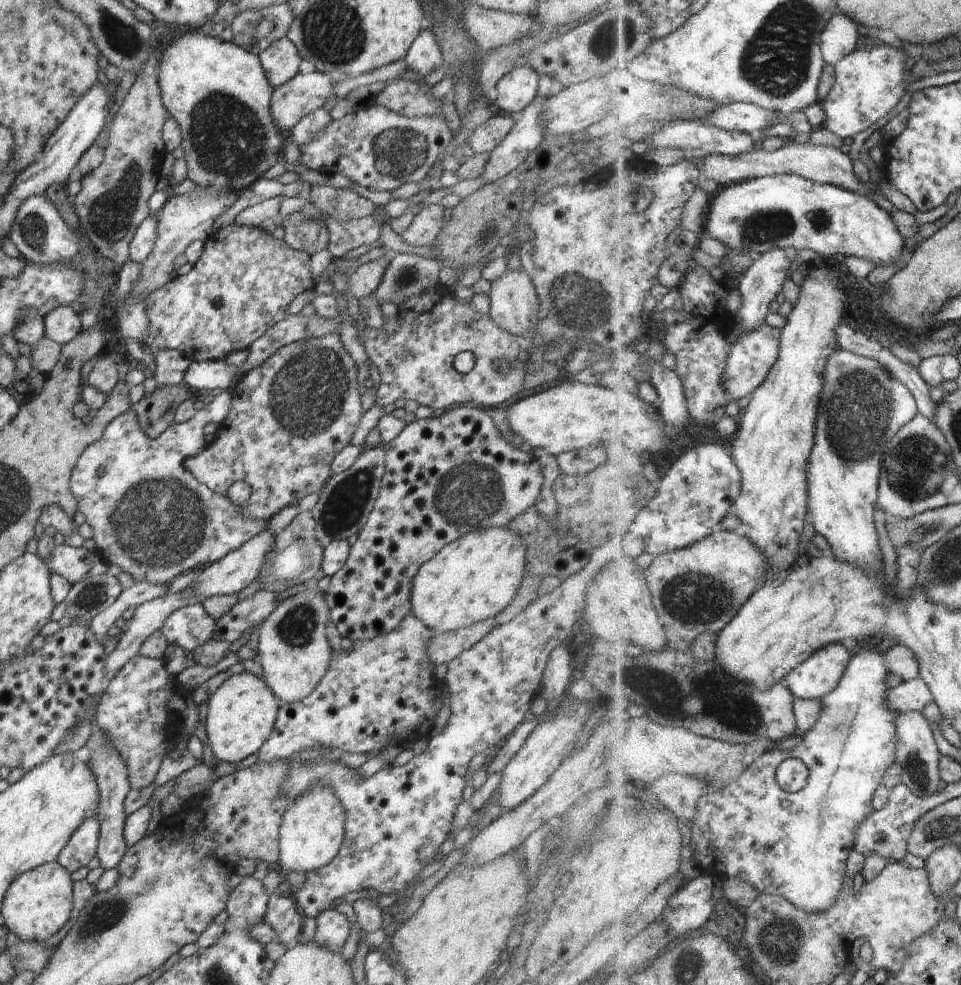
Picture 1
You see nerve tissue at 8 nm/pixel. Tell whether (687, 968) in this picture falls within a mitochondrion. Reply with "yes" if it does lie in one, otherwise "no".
yes

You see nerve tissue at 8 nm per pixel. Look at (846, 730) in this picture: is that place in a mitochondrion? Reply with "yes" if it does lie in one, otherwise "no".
yes

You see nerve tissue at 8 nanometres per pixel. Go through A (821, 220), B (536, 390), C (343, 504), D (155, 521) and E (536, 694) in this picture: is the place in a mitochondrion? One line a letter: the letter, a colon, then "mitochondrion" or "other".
A: mitochondrion
B: other
C: mitochondrion
D: mitochondrion
E: other

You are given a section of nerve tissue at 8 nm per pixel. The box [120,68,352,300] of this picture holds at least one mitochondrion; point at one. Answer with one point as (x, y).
(229, 139)

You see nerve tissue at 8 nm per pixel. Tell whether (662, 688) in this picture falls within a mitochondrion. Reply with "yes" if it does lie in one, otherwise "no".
yes

